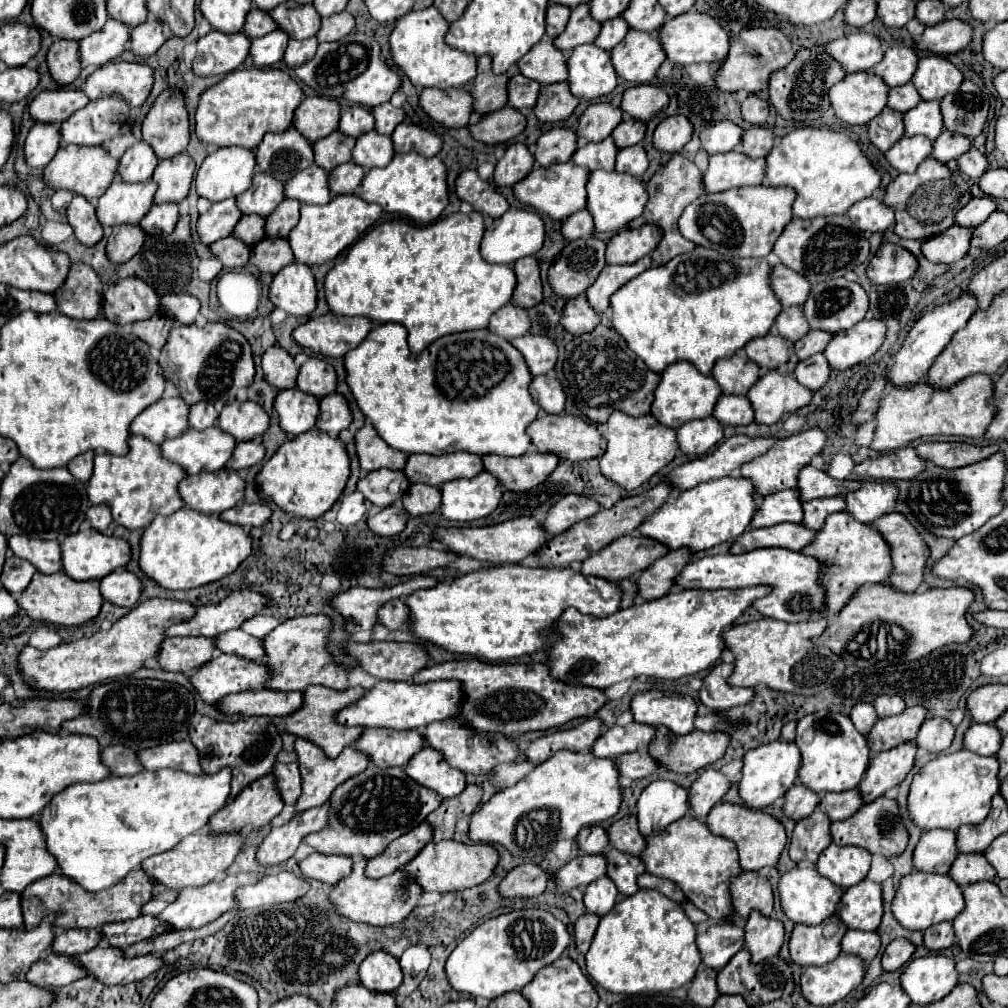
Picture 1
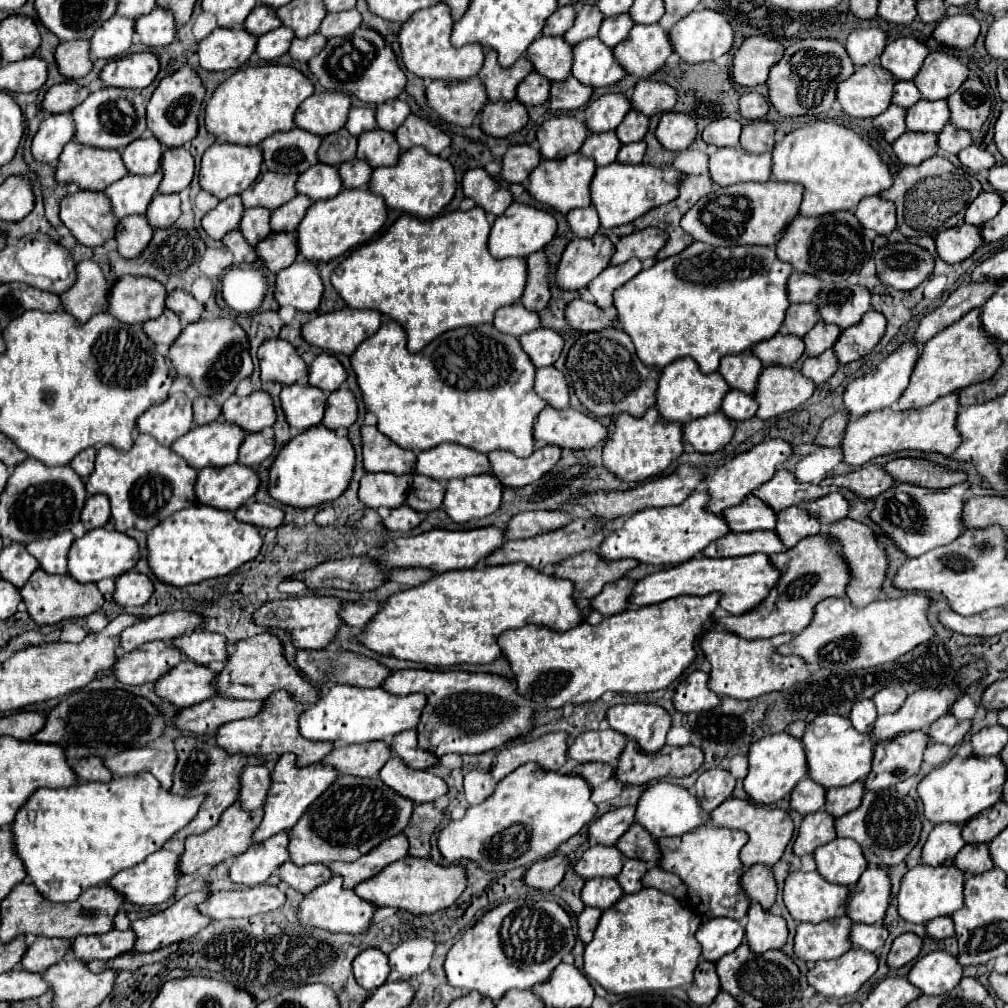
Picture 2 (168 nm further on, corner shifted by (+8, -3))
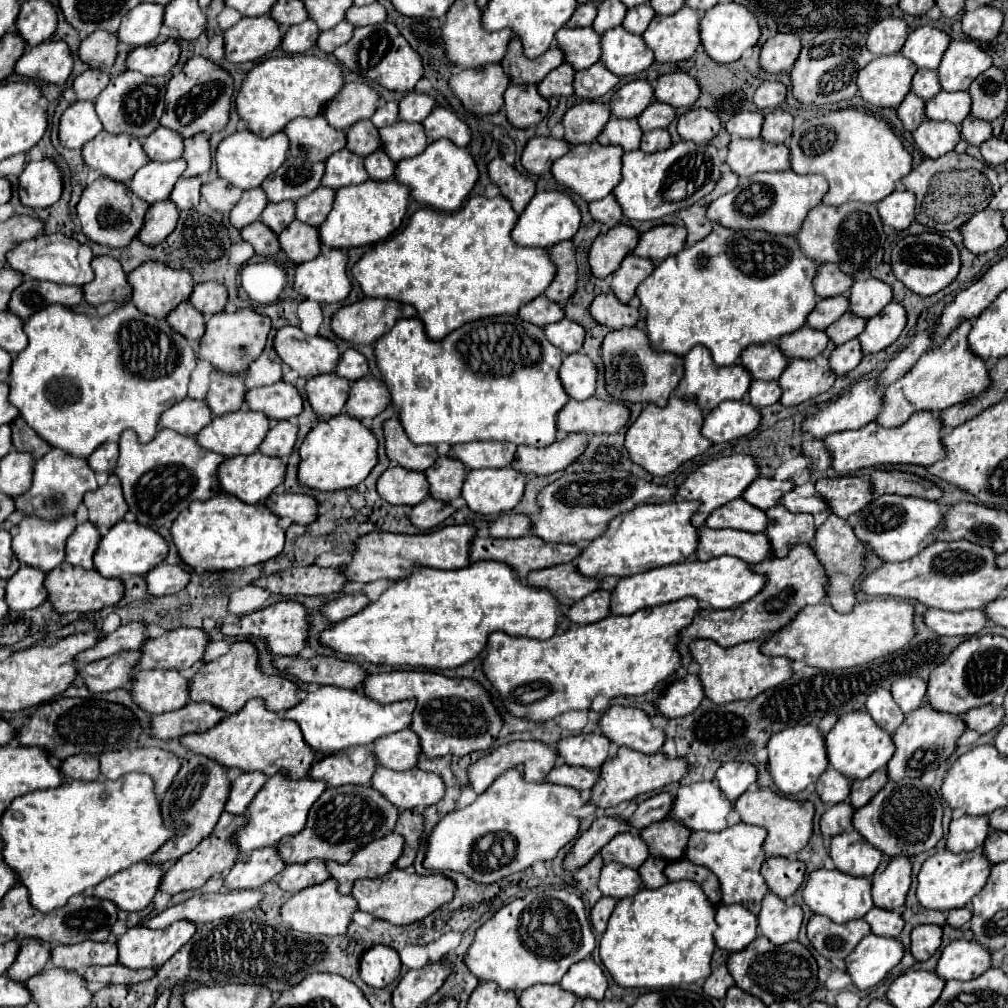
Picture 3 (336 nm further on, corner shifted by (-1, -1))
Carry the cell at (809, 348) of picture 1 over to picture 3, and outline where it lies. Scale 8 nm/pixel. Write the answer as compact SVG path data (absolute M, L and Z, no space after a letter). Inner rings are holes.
M847 311L845 315L841 315L835 323L831 323L827 327L827 335L835 345L841 345L849 339L855 339L865 329L865 323L867 323L867 319L861 319L861 317L853 315L851 311Z

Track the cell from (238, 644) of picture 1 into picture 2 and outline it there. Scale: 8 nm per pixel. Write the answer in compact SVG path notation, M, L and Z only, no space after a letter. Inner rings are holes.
M194 631L188 635L182 635L180 639L172 641L186 657L200 665L210 665L210 663L224 663L228 661L228 651L226 651L226 637L210 631Z

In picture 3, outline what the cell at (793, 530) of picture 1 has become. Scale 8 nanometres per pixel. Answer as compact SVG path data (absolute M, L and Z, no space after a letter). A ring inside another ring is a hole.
M701 527L701 539L695 551L699 561L709 561L721 555L731 555L747 565L757 565L763 559L769 559L769 543L763 533L753 535L745 531L721 531Z

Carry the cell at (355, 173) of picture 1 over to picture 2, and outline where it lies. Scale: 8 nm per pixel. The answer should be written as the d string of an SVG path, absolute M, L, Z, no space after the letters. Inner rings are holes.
M352 159L352 161L344 161L344 165L338 167L342 185L346 189L360 189L366 187L372 175L372 167L366 161L360 159Z

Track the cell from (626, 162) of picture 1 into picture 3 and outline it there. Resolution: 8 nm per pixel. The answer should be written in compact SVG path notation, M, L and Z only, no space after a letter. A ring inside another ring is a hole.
M667 129L649 131L641 139L641 151L647 151L647 153L663 151L663 149L669 149L669 147L671 147L671 135L669 135Z

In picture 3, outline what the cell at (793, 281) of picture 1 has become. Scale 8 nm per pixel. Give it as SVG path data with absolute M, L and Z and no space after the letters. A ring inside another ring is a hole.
M825 263L819 267L819 273L813 281L815 293L823 299L823 297L833 297L833 295L843 295L849 291L849 287L853 285L853 277L843 273L837 263Z

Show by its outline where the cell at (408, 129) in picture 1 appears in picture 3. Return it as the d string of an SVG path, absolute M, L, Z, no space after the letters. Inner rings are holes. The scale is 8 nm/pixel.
M435 107L433 113L423 121L423 127L429 141L447 137L459 147L465 147L471 141L471 129L467 127L467 123L461 121L453 111L443 107Z

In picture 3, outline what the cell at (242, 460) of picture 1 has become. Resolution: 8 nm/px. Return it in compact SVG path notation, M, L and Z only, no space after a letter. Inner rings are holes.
M295 421L275 423L269 429L259 451L263 455L271 455L271 457L289 457L295 443L297 443L297 431L299 431L299 427Z

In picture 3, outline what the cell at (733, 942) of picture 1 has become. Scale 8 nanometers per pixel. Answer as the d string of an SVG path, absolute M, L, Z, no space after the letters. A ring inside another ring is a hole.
M739 903L719 905L715 919L719 923L719 929L715 931L715 943L729 953L745 949L757 937L757 915Z

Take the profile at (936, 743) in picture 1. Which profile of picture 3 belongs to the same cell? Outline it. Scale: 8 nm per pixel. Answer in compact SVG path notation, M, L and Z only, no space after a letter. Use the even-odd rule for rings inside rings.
M985 705L985 707L975 707L963 715L963 721L969 729L975 729L979 733L987 733L995 727L1001 725L1005 715L1005 709L999 705Z

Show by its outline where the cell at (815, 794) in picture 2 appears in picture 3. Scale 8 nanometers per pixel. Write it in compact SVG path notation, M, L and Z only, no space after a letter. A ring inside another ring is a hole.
M829 767L817 783L819 797L823 799L823 803L831 803L831 805L847 801L849 791L851 791L851 779L845 779L845 775L833 771L833 767Z

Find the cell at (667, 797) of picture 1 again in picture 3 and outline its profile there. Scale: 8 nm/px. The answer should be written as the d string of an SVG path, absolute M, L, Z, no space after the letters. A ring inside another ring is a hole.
M701 781L693 785L685 785L675 795L675 805L671 811L671 817L681 821L693 831L721 831L727 827L727 815L733 811L733 803L725 799L723 791L713 781Z

